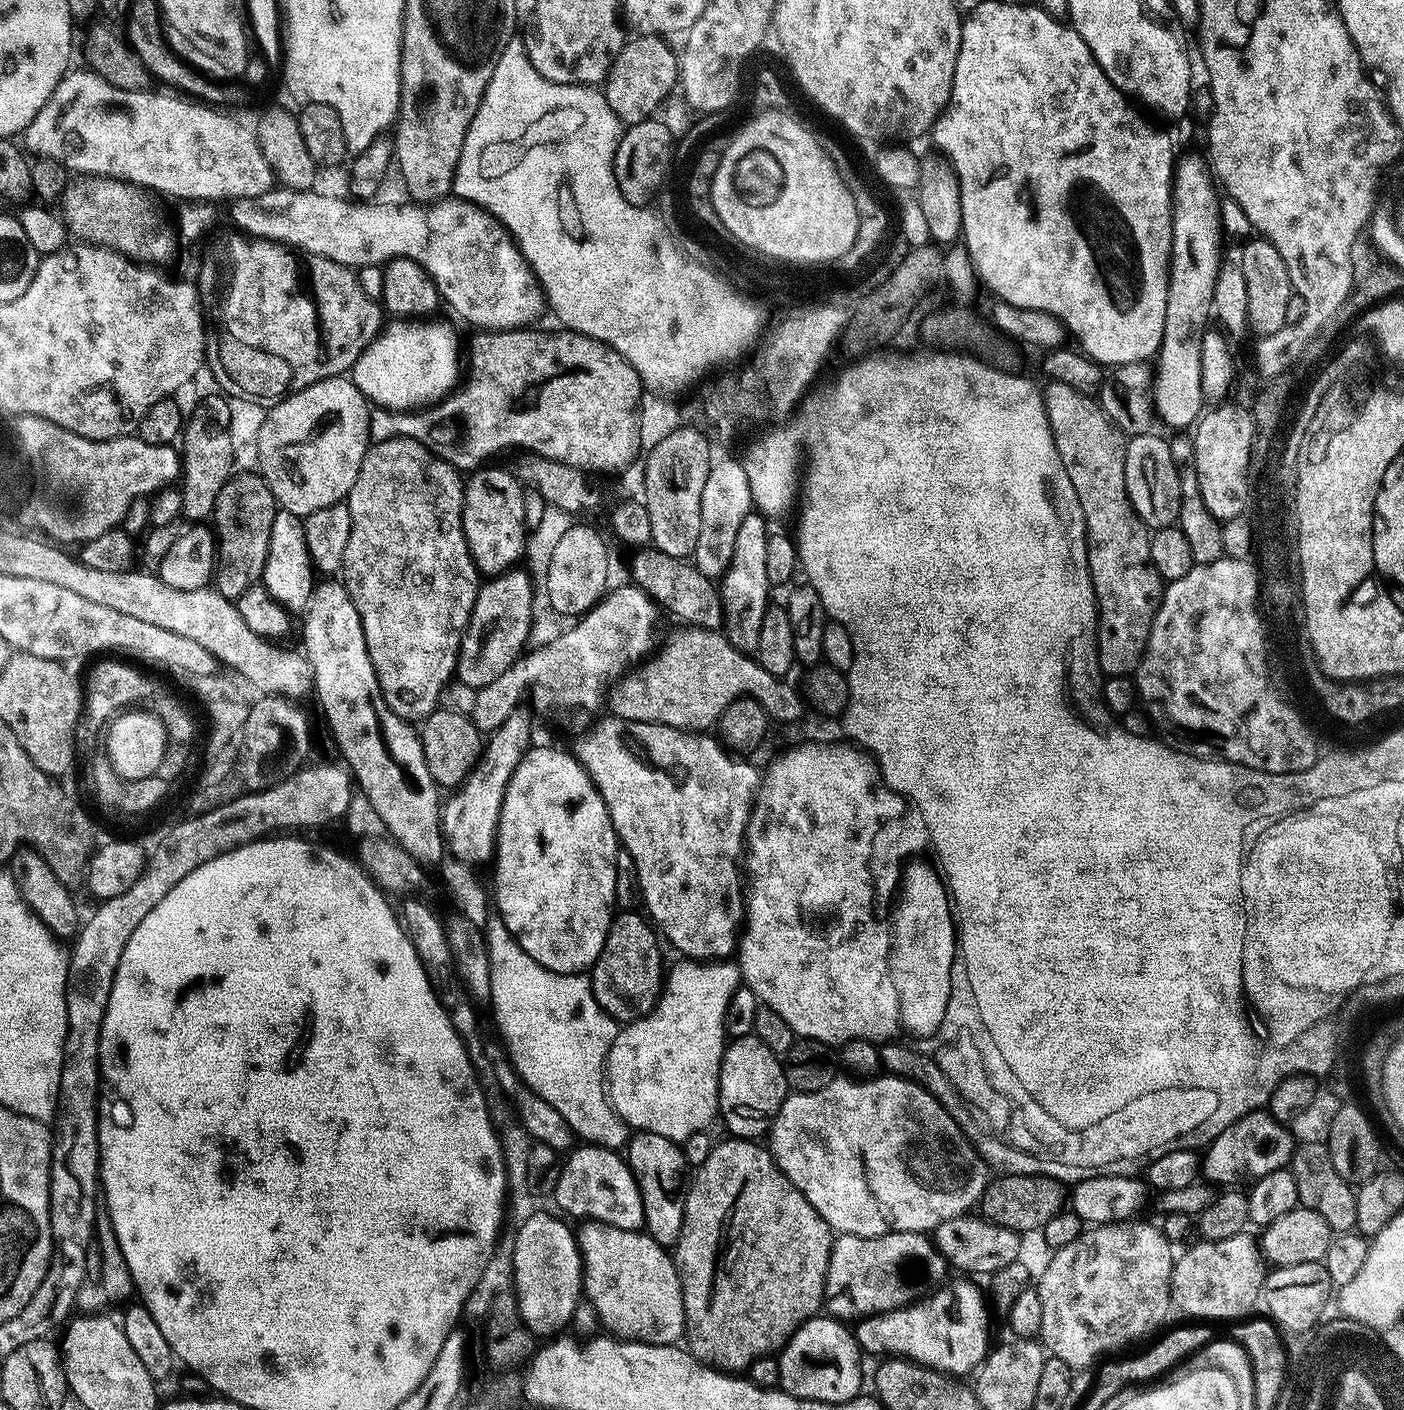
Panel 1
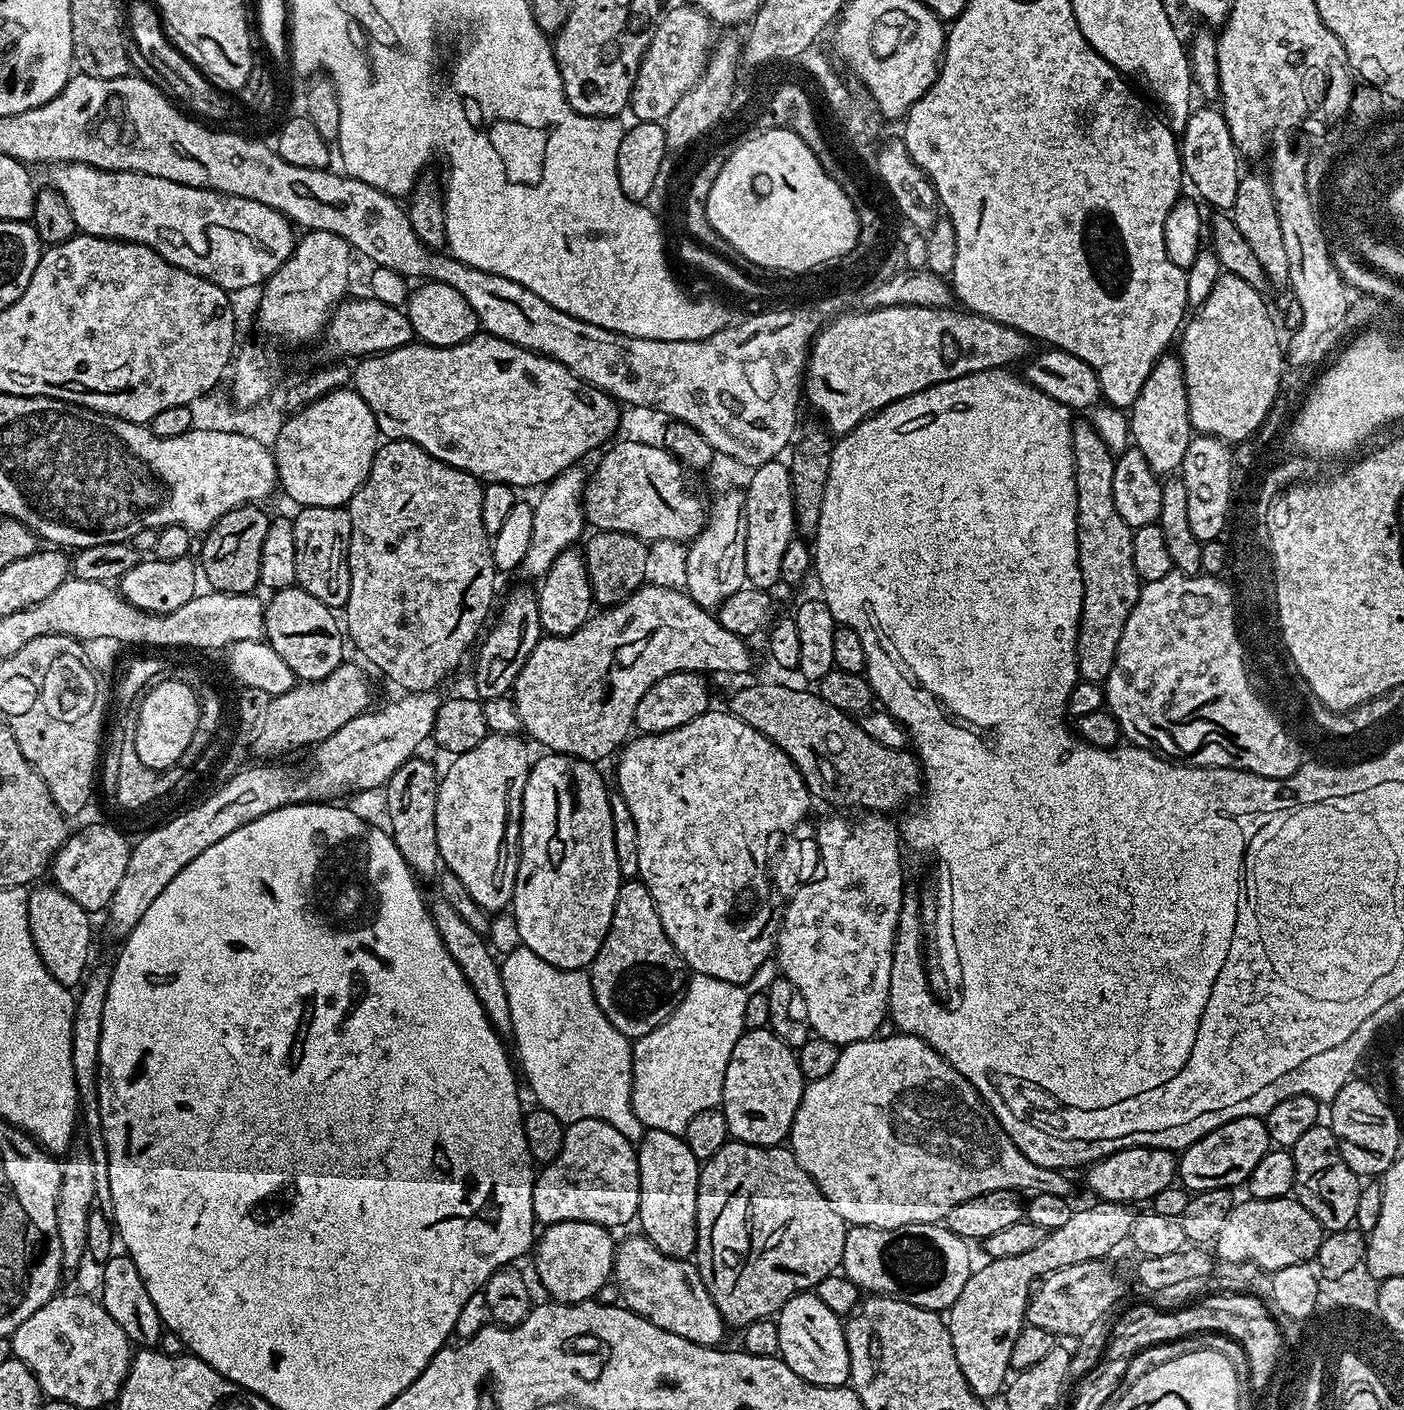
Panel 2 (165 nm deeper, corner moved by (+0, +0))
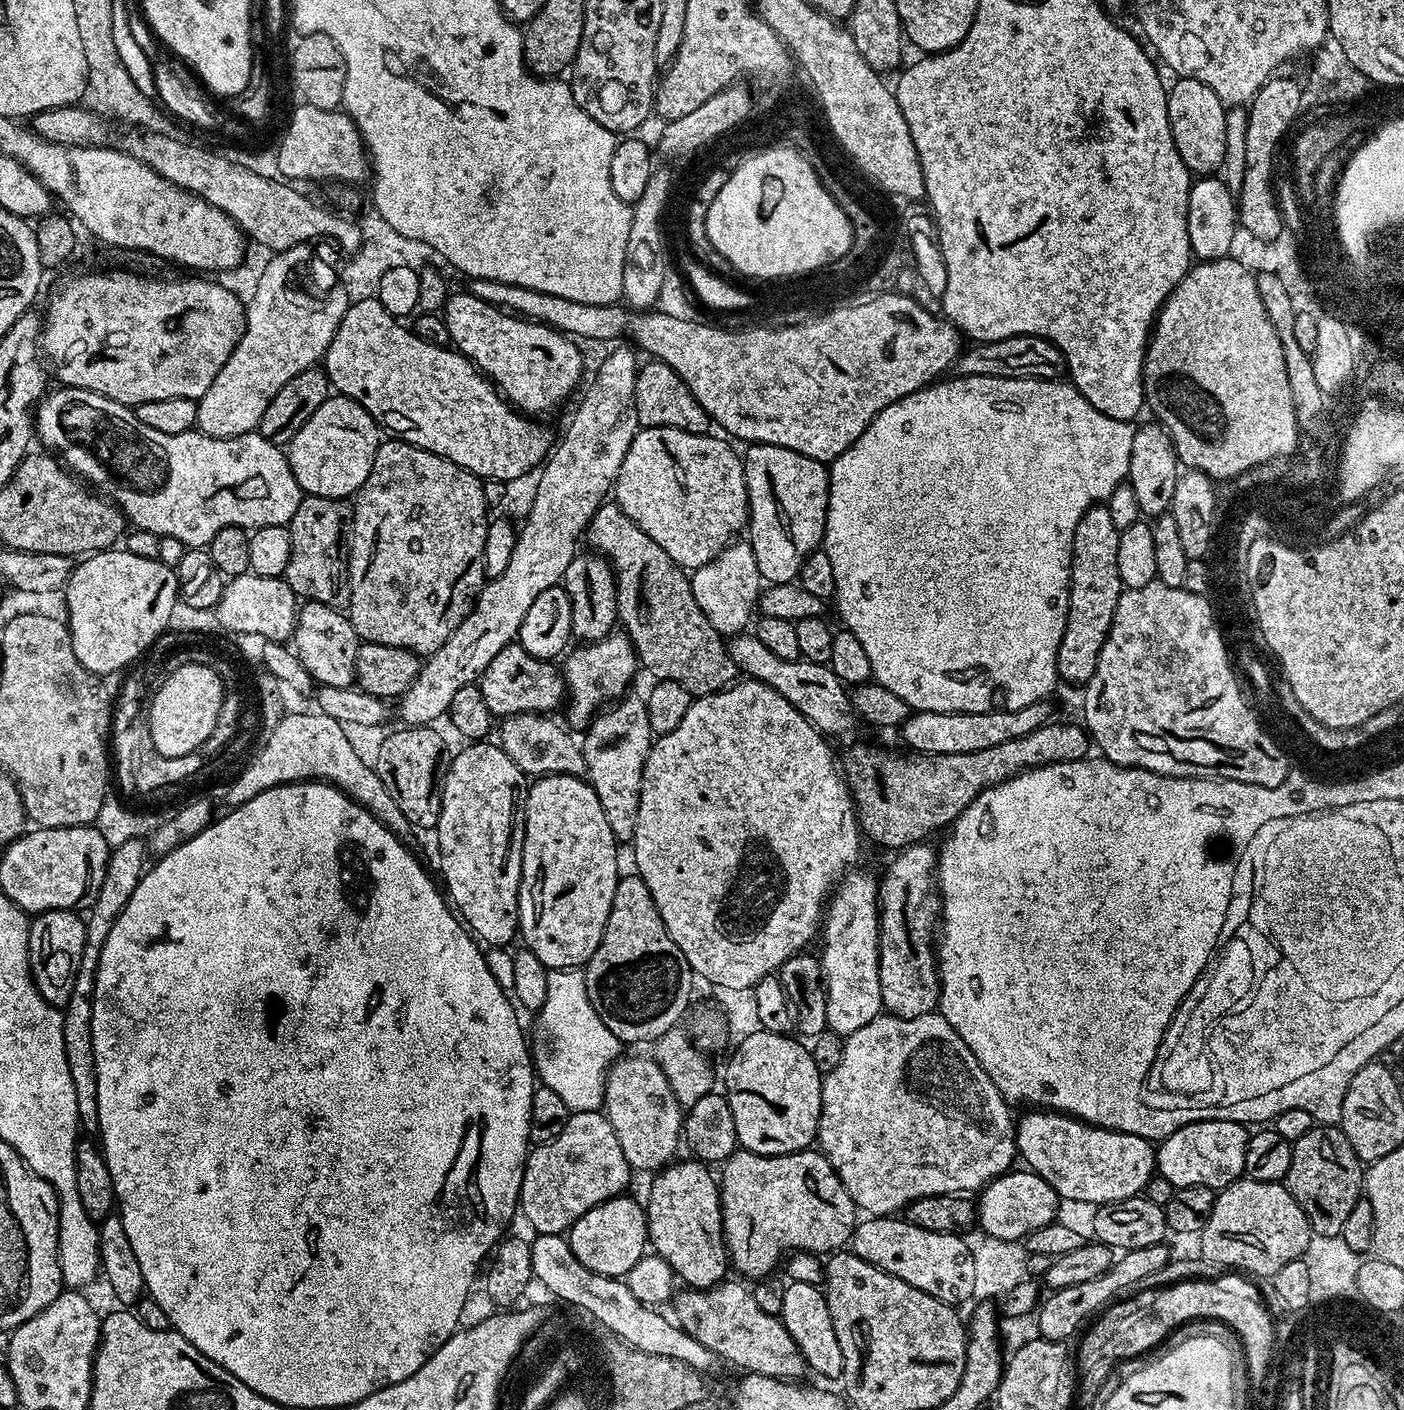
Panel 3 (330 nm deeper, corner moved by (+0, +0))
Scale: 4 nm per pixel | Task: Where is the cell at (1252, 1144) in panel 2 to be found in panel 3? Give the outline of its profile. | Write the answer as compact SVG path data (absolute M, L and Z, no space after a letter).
M1199 1120L1174 1130L1156 1148L1156 1172L1170 1182L1173 1189L1206 1186L1221 1189L1244 1176L1246 1146L1250 1132L1233 1120Z

